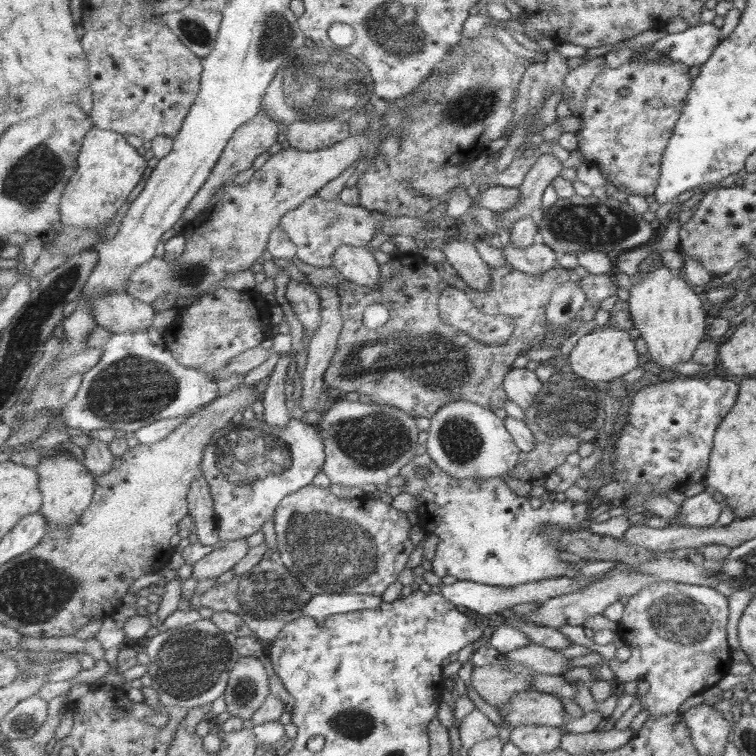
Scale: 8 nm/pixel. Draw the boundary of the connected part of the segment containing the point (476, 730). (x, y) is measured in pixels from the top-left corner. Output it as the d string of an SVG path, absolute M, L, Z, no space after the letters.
M472 710L467 718L463 718L463 726L459 729L462 749L471 750L480 743L502 739L499 728L491 722L481 710Z

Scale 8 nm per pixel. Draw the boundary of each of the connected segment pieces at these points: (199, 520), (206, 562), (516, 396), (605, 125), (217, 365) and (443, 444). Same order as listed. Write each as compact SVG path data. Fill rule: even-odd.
M201 474L195 478L195 482L191 482L188 504L189 515L195 521L196 532L193 538L205 546L215 546L221 540L221 529L215 511L215 499L206 478Z
M245 538L227 541L223 548L213 550L205 558L193 565L192 578L201 582L209 578L217 578L243 560L251 548L246 543Z
M523 367L511 370L505 376L503 385L505 385L505 391L507 391L509 399L524 410L537 403L544 382L535 370L528 370Z
M637 61L637 63L627 63L617 68L603 66L595 77L593 77L593 80L589 83L589 87L587 87L587 91L585 91L585 105L583 105L583 111L577 116L581 121L581 130L575 133L577 142L576 150L581 152L585 163L595 166L596 170L599 172L599 176L605 178L609 184L614 187L622 186L626 188L629 194L637 194L643 197L654 195L662 153L677 123L681 108L683 108L685 99L687 98L687 91L691 84L692 79L687 75L687 70L689 70L689 67L686 64L677 61L669 64L657 64L653 61L643 61L643 63L639 63L639 61Z
M213 290L178 312L162 336L165 346L179 363L208 373L223 370L231 360L269 337L270 304L257 291Z
M459 400L447 403L430 420L429 438L424 451L449 476L463 478L499 478L508 474L521 458L522 450L507 429L505 418L497 416L491 409Z

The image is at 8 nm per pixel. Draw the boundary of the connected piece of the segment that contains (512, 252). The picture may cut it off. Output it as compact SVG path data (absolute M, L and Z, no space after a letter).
M538 241L529 249L516 248L515 244L508 244L503 249L503 255L507 260L507 264L513 266L516 270L535 275L549 272L552 269L559 268L559 256L554 249L547 244Z

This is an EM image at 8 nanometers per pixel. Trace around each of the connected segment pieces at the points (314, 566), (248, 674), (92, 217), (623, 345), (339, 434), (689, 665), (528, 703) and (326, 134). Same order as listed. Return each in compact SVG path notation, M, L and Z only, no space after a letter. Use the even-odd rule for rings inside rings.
M309 484L286 496L279 504L274 518L277 550L282 562L299 580L308 592L314 595L371 594L381 596L393 582L399 580L401 572L407 569L407 562L415 550L411 542L413 524L409 514L393 508L391 503L362 498L339 498L330 487L321 488Z
M240 655L223 696L227 710L233 716L251 720L270 696L270 678L260 659Z
M92 127L79 156L79 169L66 189L62 201L62 220L64 226L87 227L95 229L104 222L109 224L122 207L127 206L127 198L133 188L145 176L149 164L137 152L135 146L127 142L127 138L119 132Z
M606 324L595 326L591 332L580 337L571 349L567 357L571 372L585 380L591 380L592 383L619 378L637 367L638 354L633 342L625 330L617 330Z
M341 398L321 416L319 431L326 444L324 474L332 483L345 488L365 488L365 484L389 484L401 474L423 450L419 445L419 428L414 416L402 412L393 405L347 402Z
M661 580L639 588L635 595L628 597L621 619L617 622L616 633L629 648L630 658L623 664L611 663L608 668L619 683L639 680L647 682L647 692L639 698L639 704L647 712L648 718L676 712L689 696L702 693L714 686L725 674L730 674L727 668L732 664L731 650L727 645L725 631L729 599L708 586Z
M534 690L519 692L507 706L499 710L503 720L511 728L520 724L545 724L552 728L563 728L567 724L567 710L557 696Z
M295 122L283 129L283 138L291 148L305 152L324 150L350 137L348 122Z

